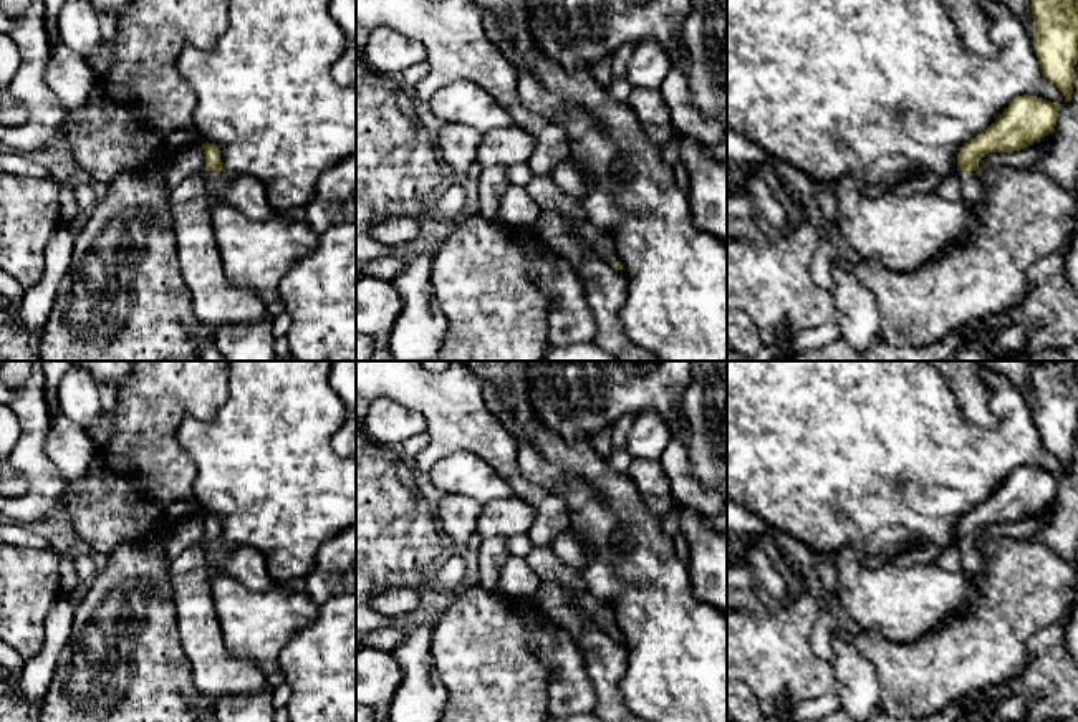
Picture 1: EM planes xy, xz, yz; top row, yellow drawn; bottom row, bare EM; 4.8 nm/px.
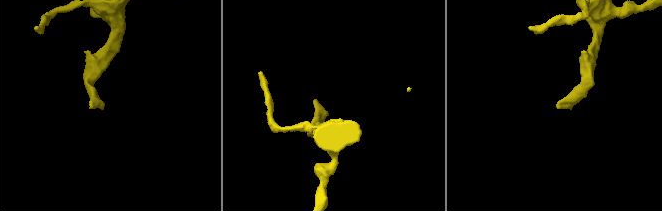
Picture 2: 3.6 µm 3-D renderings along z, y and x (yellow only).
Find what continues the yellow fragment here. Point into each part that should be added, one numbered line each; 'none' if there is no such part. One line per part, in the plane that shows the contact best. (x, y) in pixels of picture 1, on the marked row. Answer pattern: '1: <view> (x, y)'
1: yz (972, 191)

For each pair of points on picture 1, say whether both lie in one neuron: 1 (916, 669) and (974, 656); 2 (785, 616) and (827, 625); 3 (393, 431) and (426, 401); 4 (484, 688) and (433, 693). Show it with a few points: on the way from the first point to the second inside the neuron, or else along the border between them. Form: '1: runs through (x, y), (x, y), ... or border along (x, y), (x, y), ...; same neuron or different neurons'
1: runs through (931, 669), (938, 669), (959, 658); same neuron
2: border along (822, 585), (810, 648), (825, 661); different neurons
3: border along (378, 398), (391, 398), (414, 409), (428, 429); different neurons
4: border along (433, 654), (437, 676), (447, 693), (447, 704); different neurons

